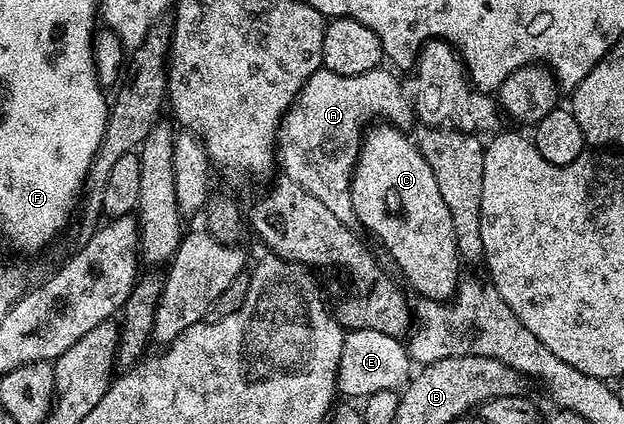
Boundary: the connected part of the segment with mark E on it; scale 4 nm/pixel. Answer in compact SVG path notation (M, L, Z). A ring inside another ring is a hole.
M372 329L349 331L341 350L335 386L337 392L348 399L363 399L372 393L399 390L409 380L410 367L409 350L397 336Z

